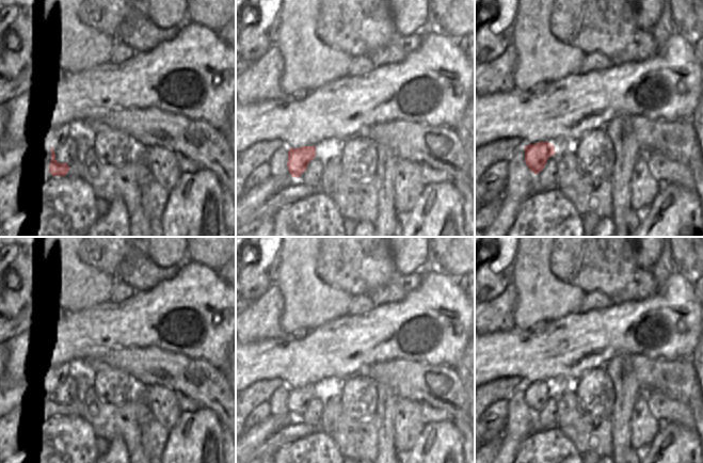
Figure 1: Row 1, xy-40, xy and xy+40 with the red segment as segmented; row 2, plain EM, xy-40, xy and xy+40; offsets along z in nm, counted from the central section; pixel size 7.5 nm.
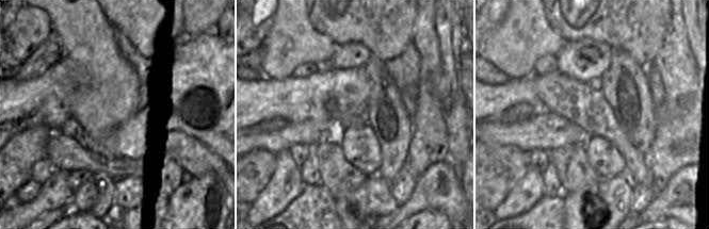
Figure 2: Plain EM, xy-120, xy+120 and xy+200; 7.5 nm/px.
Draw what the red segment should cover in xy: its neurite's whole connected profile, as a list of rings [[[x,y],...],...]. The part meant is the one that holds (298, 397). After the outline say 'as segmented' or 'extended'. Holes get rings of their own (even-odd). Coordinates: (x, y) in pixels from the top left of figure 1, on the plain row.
[[[320,383],[316,385],[302,385],[300,387],[290,387],[288,390],[288,410],[292,416],[299,417],[307,408],[307,403],[314,398],[325,398],[327,387]]]; extended

